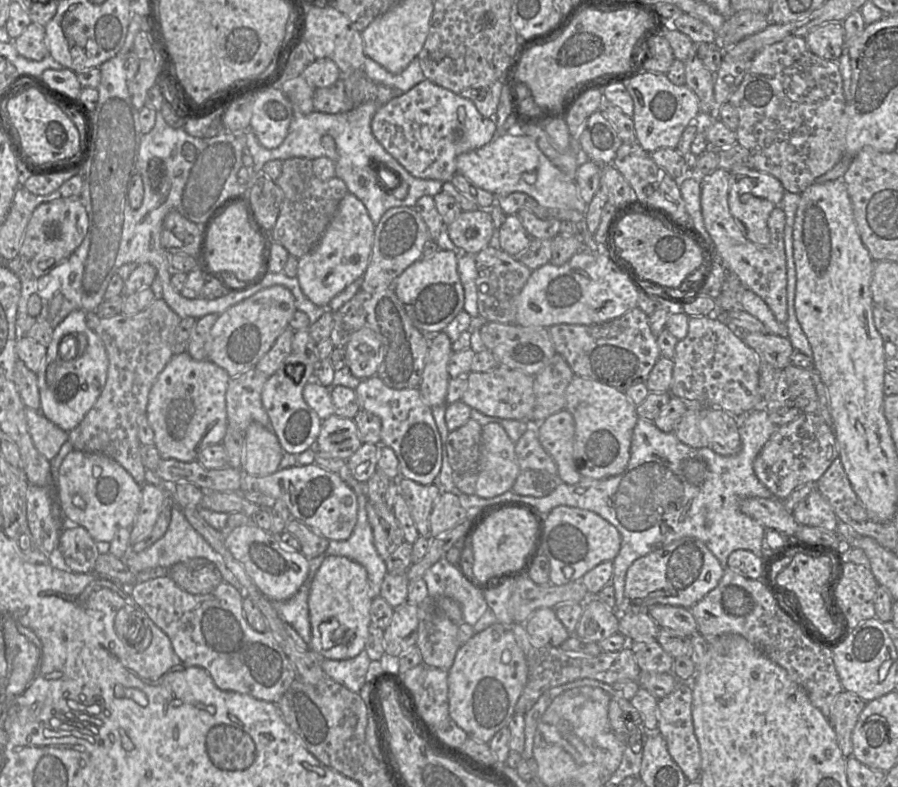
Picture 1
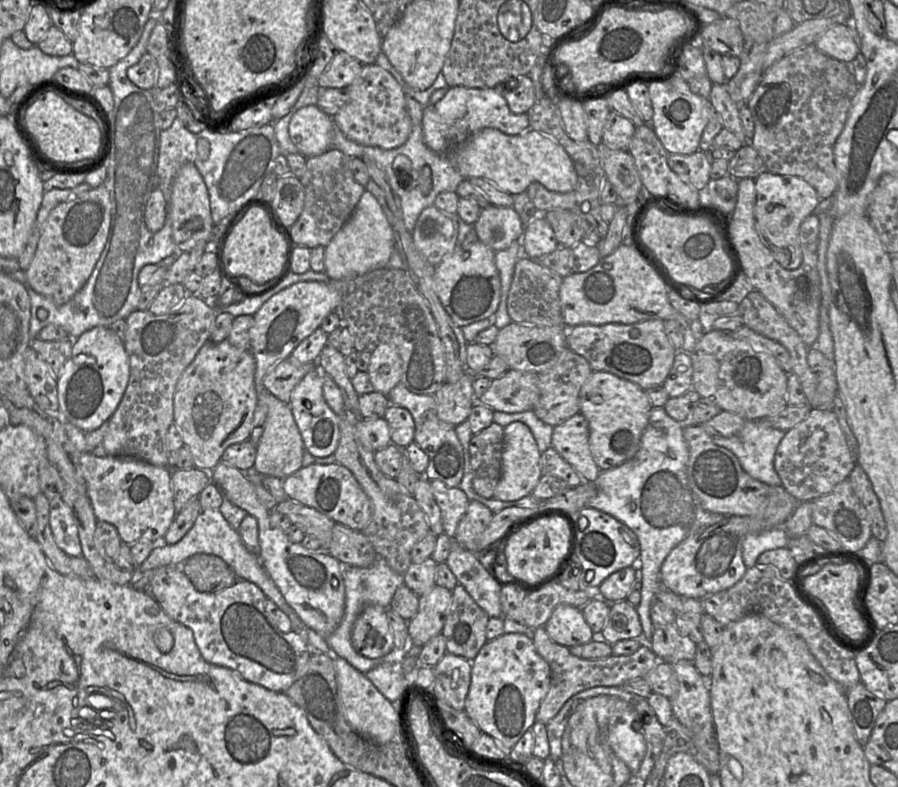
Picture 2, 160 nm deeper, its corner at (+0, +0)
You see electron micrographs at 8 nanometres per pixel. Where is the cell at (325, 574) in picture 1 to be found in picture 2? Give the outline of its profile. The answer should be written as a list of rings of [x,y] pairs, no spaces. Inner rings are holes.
[[[366,605],[356,618],[351,632],[354,649],[367,658],[381,658],[394,649],[394,637],[387,609]]]

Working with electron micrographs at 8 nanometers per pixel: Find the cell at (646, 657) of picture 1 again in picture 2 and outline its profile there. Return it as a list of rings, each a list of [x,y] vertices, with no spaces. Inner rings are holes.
[[[674,623],[655,627],[648,646],[658,660],[669,664],[680,660],[692,661],[697,649],[697,644],[681,635]]]

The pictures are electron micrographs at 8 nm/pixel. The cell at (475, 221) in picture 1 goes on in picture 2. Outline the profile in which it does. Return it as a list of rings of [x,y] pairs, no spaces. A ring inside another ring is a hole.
[[[489,205],[480,211],[473,229],[477,241],[481,241],[495,251],[505,250],[521,238],[524,232],[519,214],[513,207]]]

